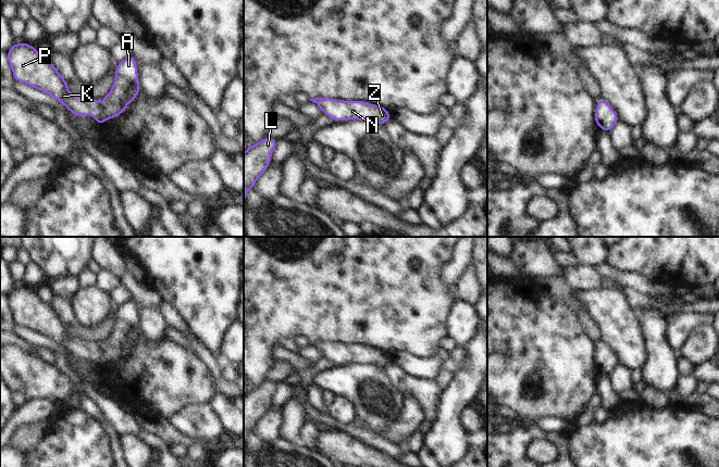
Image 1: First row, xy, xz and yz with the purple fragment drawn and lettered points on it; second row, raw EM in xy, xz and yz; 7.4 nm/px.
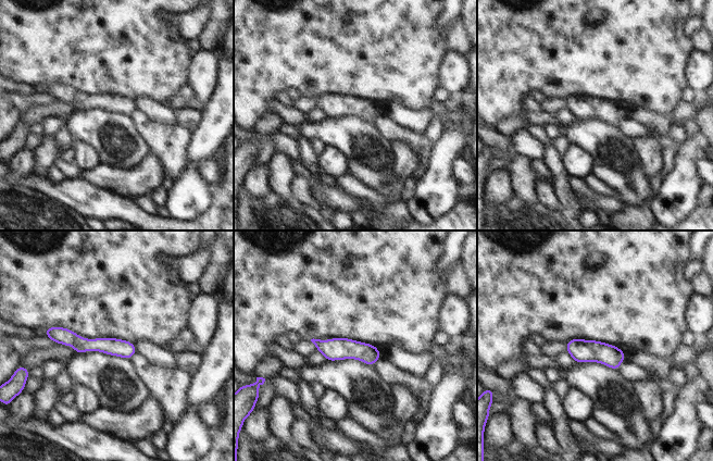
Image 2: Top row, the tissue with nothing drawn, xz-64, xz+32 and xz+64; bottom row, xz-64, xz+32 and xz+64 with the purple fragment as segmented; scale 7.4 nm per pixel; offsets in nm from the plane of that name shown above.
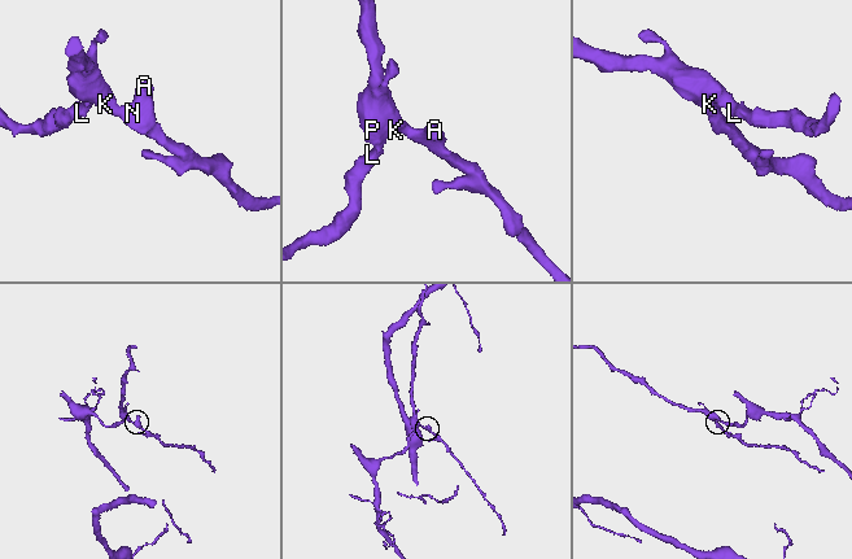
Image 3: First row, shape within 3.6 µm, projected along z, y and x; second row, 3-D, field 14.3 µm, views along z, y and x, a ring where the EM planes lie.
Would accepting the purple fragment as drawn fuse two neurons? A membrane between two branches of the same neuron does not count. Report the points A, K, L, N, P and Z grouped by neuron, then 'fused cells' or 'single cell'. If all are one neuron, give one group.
A K L N P Z | single cell

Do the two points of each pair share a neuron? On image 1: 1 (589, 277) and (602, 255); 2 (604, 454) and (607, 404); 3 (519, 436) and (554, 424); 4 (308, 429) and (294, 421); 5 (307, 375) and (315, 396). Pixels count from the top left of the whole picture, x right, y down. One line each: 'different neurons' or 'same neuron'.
1: different neurons
2: different neurons
3: different neurons
4: different neurons
5: different neurons

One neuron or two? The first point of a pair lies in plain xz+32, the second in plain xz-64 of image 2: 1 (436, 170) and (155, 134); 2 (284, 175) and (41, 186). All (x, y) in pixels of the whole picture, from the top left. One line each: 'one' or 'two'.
1: two
2: two

